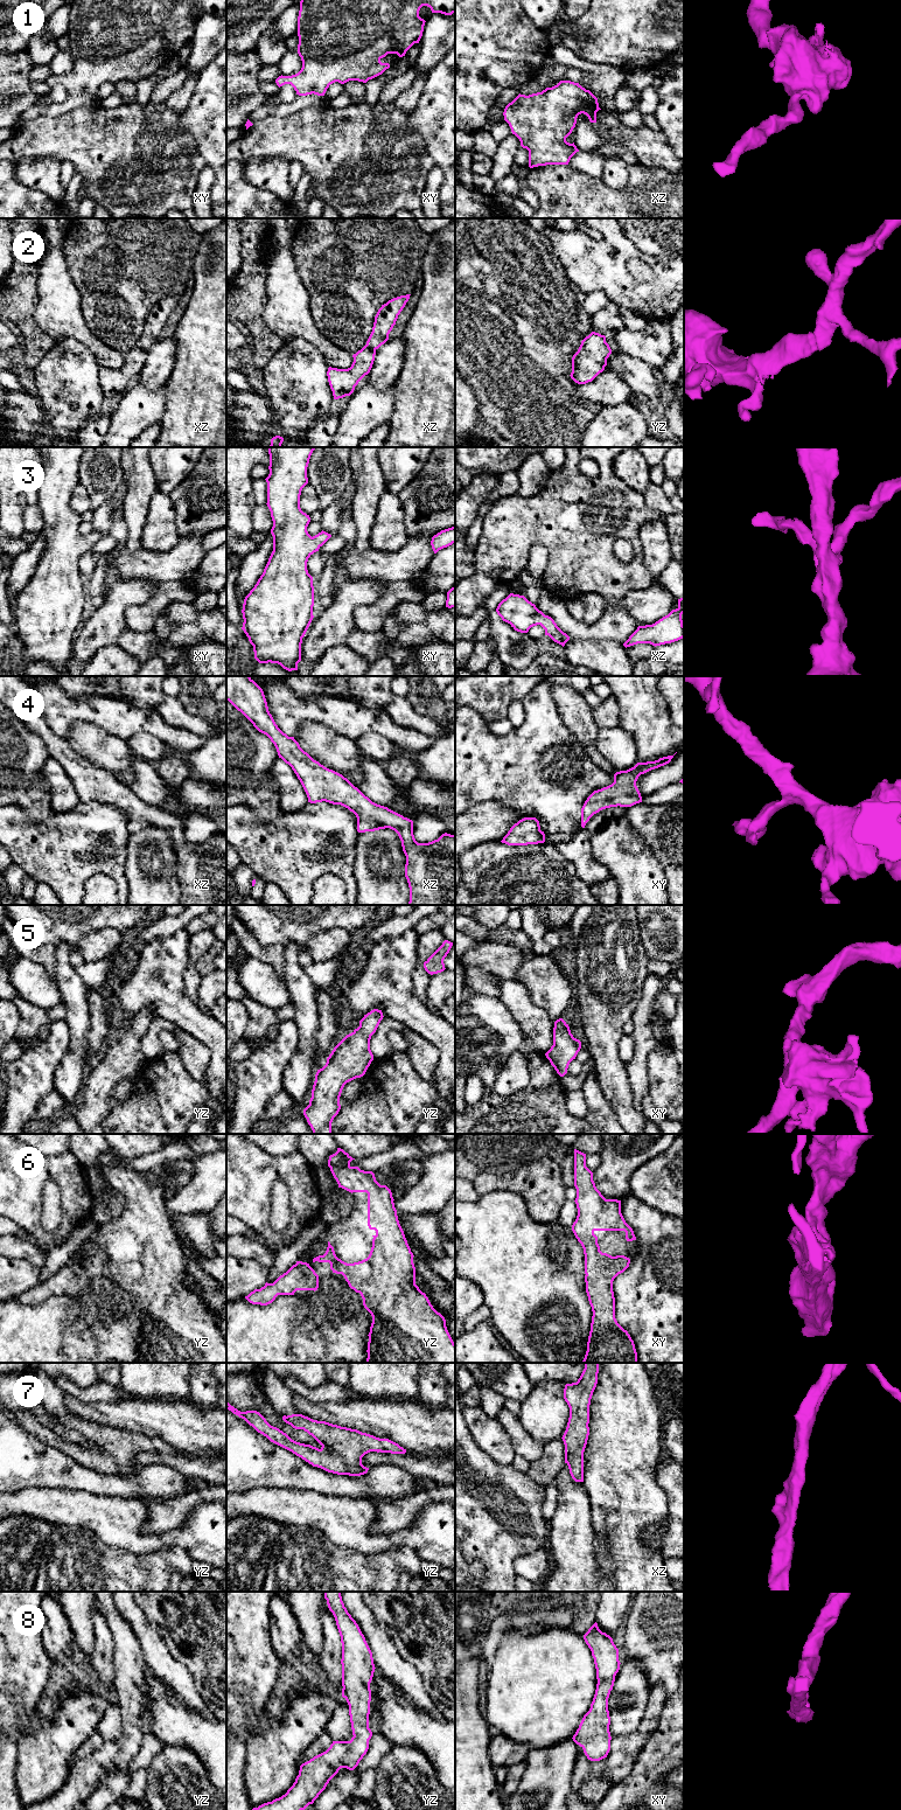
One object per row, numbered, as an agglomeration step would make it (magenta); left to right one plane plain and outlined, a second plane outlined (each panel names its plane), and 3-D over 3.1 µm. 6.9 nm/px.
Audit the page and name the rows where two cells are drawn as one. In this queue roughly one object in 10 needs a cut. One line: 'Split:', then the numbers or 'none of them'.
Split: none of them

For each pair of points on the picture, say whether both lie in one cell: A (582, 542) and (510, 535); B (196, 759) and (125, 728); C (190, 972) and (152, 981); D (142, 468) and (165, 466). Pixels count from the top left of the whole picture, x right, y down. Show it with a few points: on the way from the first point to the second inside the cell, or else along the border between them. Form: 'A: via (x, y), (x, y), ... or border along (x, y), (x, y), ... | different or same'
A: via (565, 535), (528, 535) | same
B: border along (207, 739), (200, 746), (184, 754) | different
C: border along (188, 947), (183, 991), (193, 1000) | different
D: border along (149, 459), (158, 488) | different

